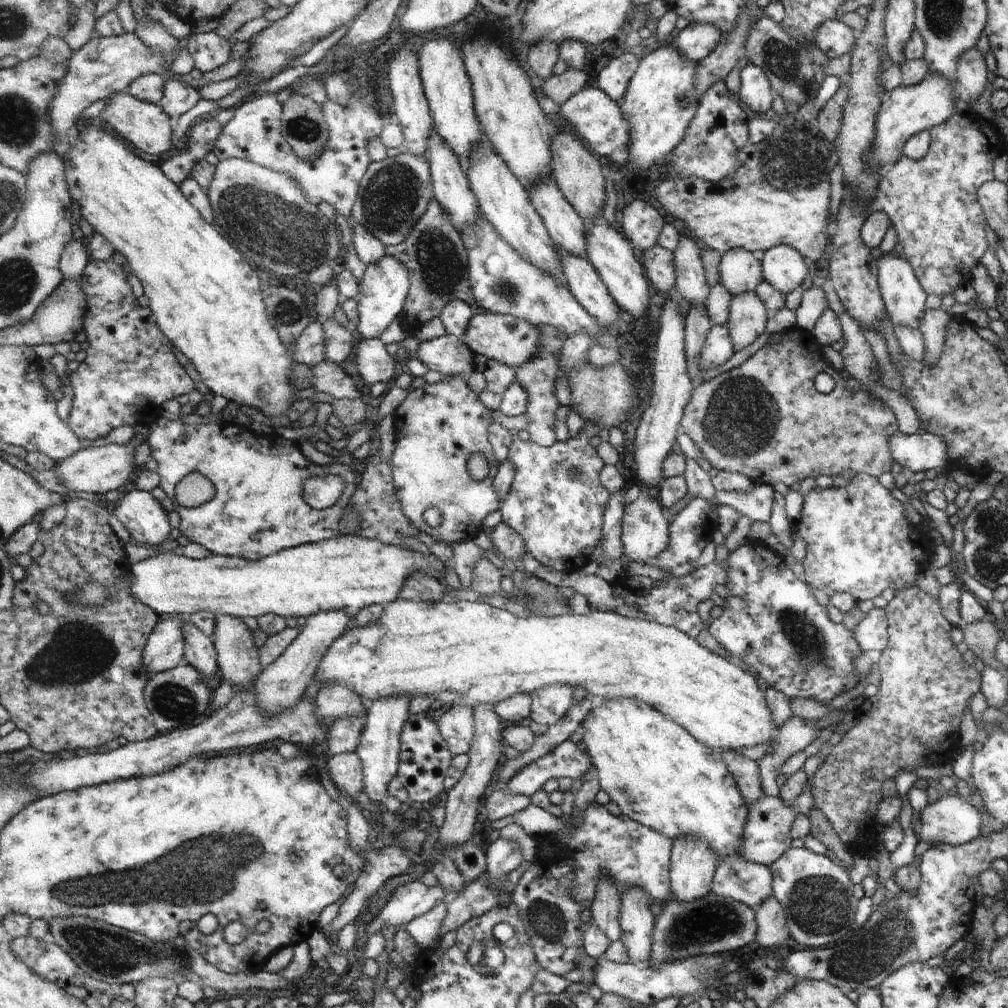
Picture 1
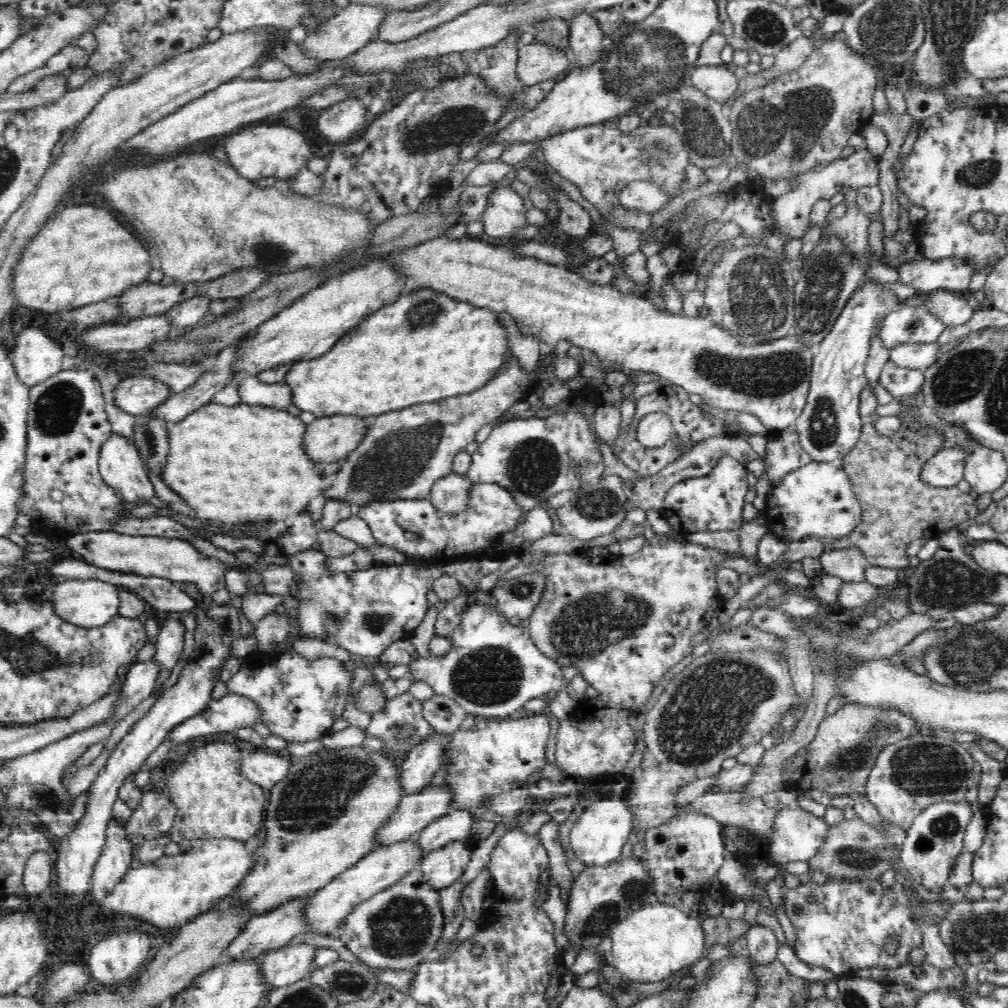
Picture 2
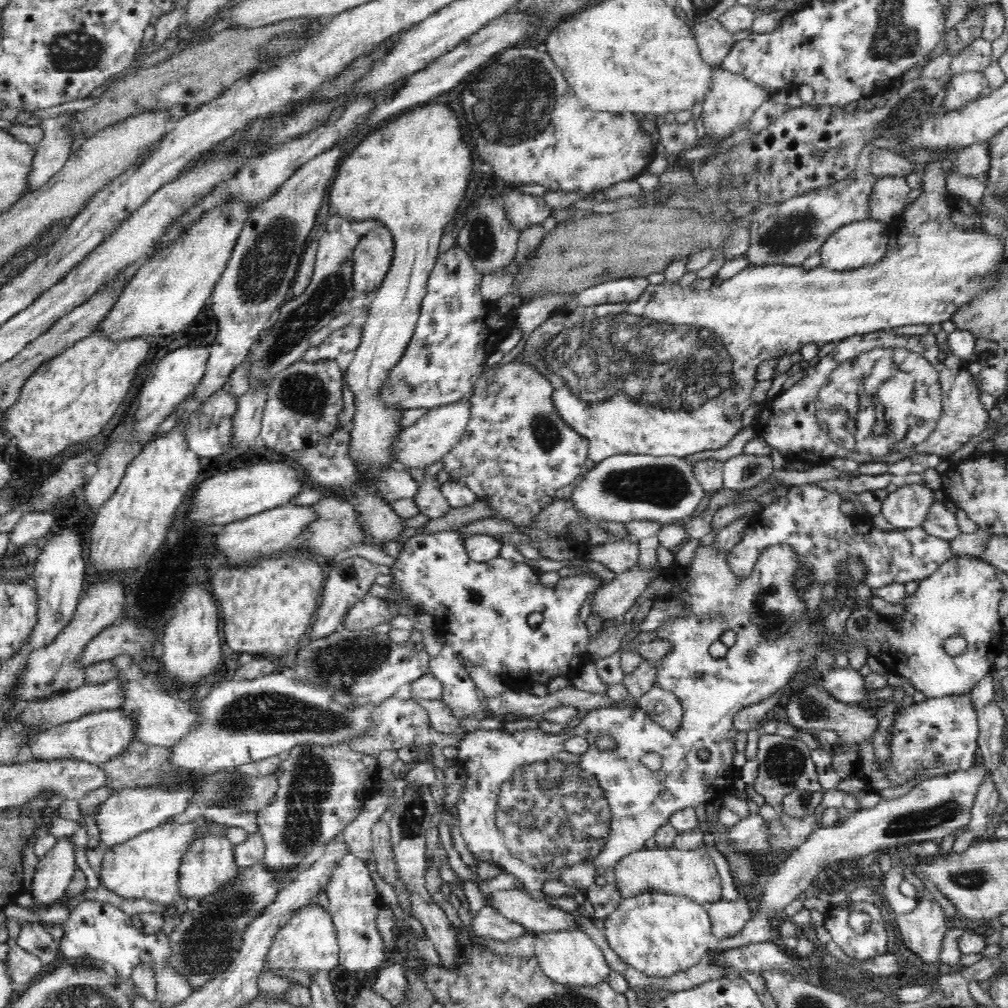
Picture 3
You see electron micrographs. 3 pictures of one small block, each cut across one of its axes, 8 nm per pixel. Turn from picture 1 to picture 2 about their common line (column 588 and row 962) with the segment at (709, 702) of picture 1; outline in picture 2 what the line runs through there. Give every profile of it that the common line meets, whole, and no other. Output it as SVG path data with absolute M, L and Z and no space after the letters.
M651 902L618 923L612 932L613 965L634 982L658 982L689 968L703 957L705 933L701 922L688 913L660 902Z

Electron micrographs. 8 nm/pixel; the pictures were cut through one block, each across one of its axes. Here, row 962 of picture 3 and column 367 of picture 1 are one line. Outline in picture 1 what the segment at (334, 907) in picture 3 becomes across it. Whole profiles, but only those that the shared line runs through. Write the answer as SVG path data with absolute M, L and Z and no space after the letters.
M360 339L355 352L355 364L361 378L369 384L390 382L395 376L397 356L387 352L380 339Z

